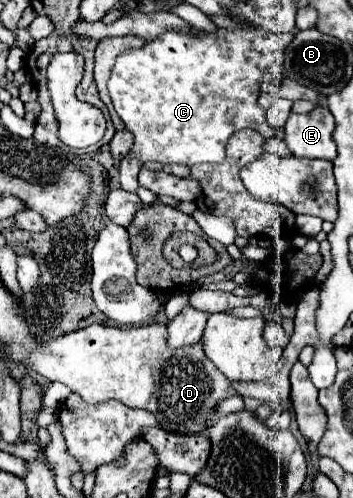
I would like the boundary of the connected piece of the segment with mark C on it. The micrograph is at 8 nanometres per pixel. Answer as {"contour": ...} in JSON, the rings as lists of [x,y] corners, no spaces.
{"contour":[[[240,23],[242,29],[238,31],[230,31],[230,29],[220,29],[216,35],[210,35],[210,33],[200,33],[200,37],[196,35],[182,35],[182,33],[162,33],[158,35],[154,41],[148,41],[144,43],[140,49],[128,49],[124,53],[120,53],[116,57],[116,63],[114,63],[114,69],[112,69],[112,77],[108,81],[108,91],[110,91],[110,97],[112,97],[112,103],[114,103],[114,109],[116,113],[120,115],[120,119],[126,123],[126,129],[132,133],[134,137],[134,145],[132,149],[126,153],[128,159],[138,159],[142,163],[148,163],[148,161],[158,161],[162,165],[186,165],[186,167],[192,167],[196,163],[222,163],[224,161],[224,145],[228,141],[228,137],[234,133],[234,131],[240,131],[240,129],[254,129],[258,131],[262,137],[272,137],[274,131],[272,127],[268,125],[266,121],[266,111],[258,107],[256,99],[260,95],[260,81],[270,81],[274,79],[274,73],[282,73],[282,61],[284,61],[284,51],[286,47],[290,45],[290,41],[294,39],[292,33],[284,33],[284,35],[278,35],[278,33],[272,33],[272,31],[266,31],[262,27],[254,27],[254,25],[246,25],[246,23]]]}

